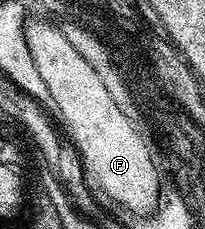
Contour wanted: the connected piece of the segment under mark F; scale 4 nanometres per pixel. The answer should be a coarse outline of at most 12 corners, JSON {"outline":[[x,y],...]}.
{"outline":[[59,24],[24,31],[71,144],[105,198],[155,206],[159,177]]}

